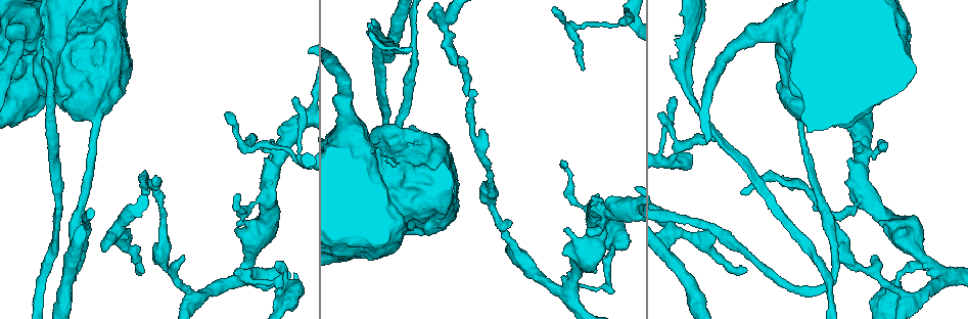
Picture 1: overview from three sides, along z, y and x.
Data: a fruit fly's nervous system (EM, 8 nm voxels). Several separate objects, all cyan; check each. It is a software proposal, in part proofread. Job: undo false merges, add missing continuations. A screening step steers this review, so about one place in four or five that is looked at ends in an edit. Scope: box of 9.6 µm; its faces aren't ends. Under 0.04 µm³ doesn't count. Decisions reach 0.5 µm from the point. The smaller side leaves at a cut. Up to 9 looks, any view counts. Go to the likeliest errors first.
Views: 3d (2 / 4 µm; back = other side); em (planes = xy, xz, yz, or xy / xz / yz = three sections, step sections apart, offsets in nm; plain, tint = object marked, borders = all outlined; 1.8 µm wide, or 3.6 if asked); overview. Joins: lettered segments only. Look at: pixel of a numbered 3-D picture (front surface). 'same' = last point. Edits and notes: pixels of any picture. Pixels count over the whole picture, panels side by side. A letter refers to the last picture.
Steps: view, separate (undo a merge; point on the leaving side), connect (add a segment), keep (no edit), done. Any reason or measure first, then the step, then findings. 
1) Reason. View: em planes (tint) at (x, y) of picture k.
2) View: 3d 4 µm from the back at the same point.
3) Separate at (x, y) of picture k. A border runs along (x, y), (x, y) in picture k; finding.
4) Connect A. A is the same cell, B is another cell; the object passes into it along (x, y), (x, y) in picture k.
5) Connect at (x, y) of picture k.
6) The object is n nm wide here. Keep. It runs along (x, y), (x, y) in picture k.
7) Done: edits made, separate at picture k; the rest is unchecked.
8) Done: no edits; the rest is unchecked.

An open end. View: 3d 4 µm at (258, 139) of picture 1.

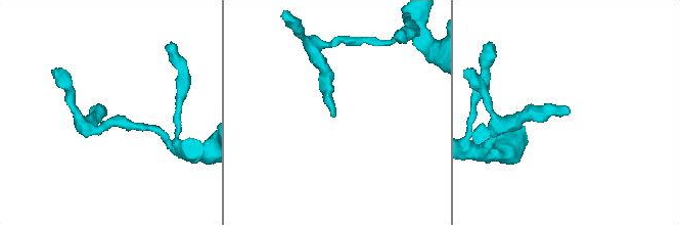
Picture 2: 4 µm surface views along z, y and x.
View: em yz step 16 (borders) at (334, 116) of picture 2.

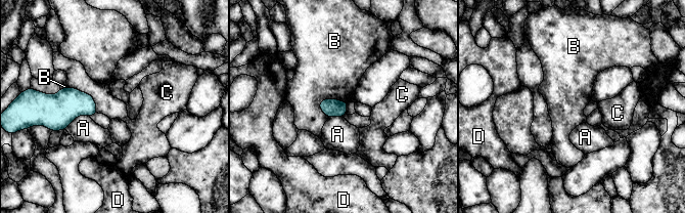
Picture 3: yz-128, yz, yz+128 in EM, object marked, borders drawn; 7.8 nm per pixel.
Another direction. View: em xy step 8 (borders) at the same point.

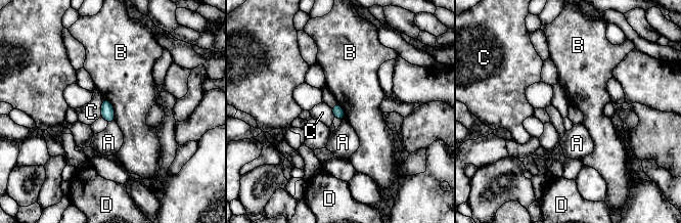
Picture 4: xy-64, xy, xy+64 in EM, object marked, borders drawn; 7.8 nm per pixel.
Keep. A, B, C and D are other cells; a border runs along (104, 97), (111, 104), (115, 120) in picture 4; no lettered segment goes on from it.

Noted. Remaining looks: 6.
Four-way junction. View: em xz step 16 (tint) at (67, 24) of picture 1.

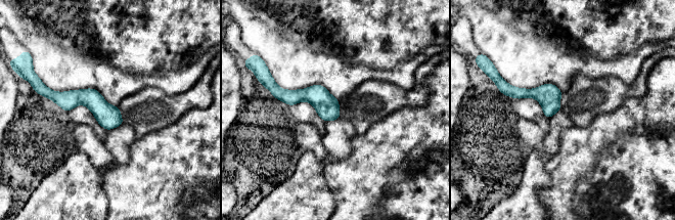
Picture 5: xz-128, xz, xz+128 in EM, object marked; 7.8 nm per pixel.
Cut it another way. View: em yz step 16 (tint) at the same point.

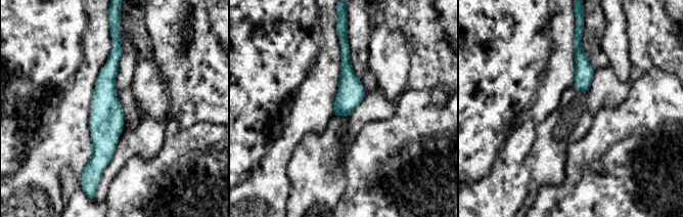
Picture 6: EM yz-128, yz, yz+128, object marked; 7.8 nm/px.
See the neighbours. View: em yz step 16 (borders) at the same point.

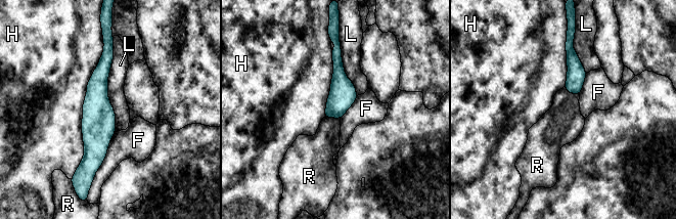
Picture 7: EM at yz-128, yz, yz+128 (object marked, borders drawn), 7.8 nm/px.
The longest contact is with H, 1050 nm. Keep. F, H, L and R are other cells; one neuron here.

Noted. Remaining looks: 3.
An open end. View: 3d 2 µm at (675, 96) of picture 1.

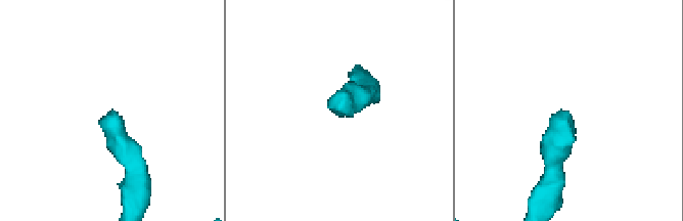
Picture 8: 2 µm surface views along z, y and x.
View: em planes (borders) at (569, 114) of picture 8.

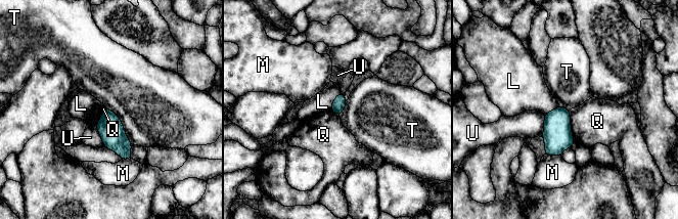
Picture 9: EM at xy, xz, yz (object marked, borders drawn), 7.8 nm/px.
Keep. L, M, Q, T and U are other cells; a border runs along (106, 107), (119, 118), (132, 143) in picture 9; none of them fits.

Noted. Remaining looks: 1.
Thick turns thin. View: em planes (borders) at (243, 271) of picture 1.

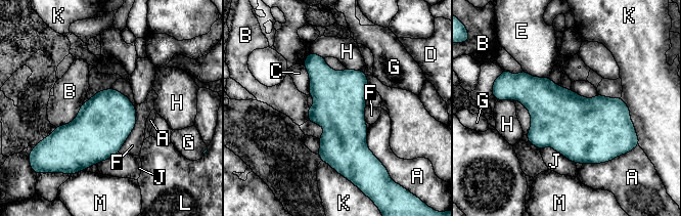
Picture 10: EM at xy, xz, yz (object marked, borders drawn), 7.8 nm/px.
Keep. A, B, C, D, E, F, G, H, J, K, L and M are other cells; a border runs along (82, 103), (72, 121), (56, 128) in picture 10; continuous, no second neuron.

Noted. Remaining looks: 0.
Done: no edits; the rest is unchecked.

